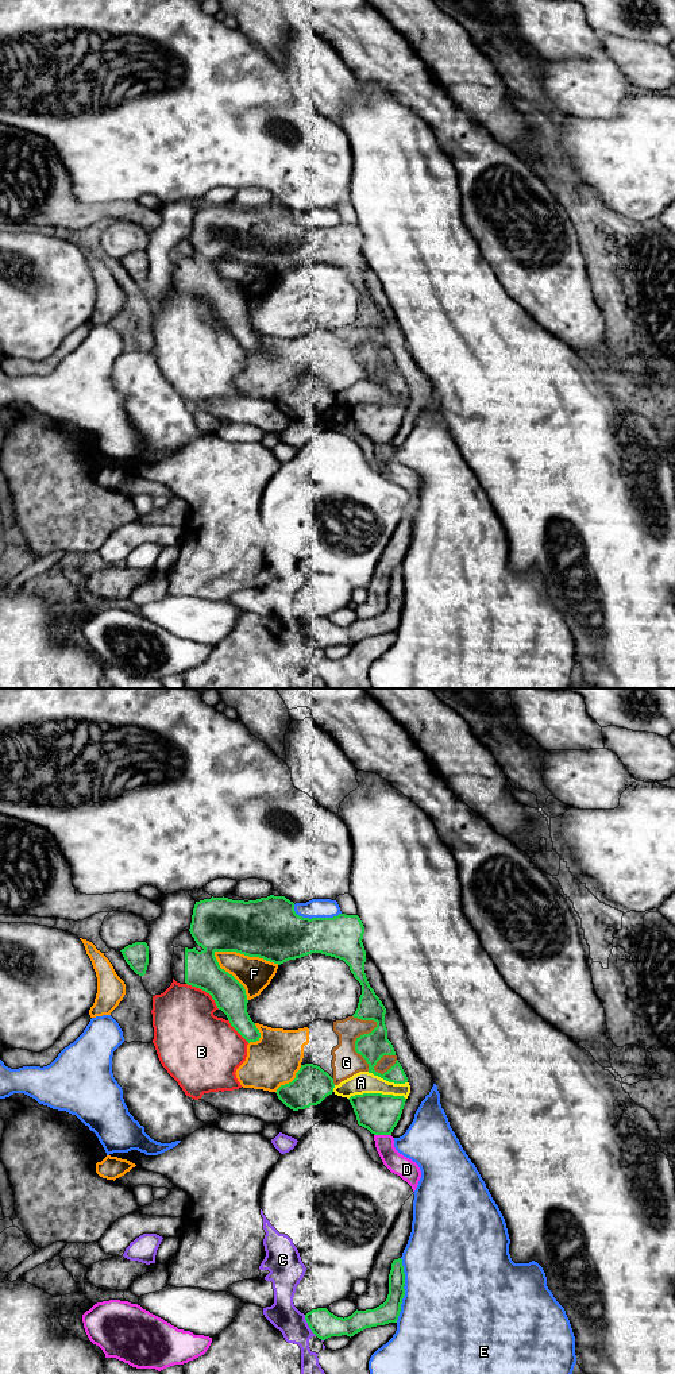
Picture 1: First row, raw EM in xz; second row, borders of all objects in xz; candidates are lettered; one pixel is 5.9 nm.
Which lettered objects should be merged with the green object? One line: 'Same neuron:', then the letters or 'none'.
Same neuron: none

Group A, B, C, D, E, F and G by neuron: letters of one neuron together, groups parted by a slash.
A / B / C / D / E / F G

